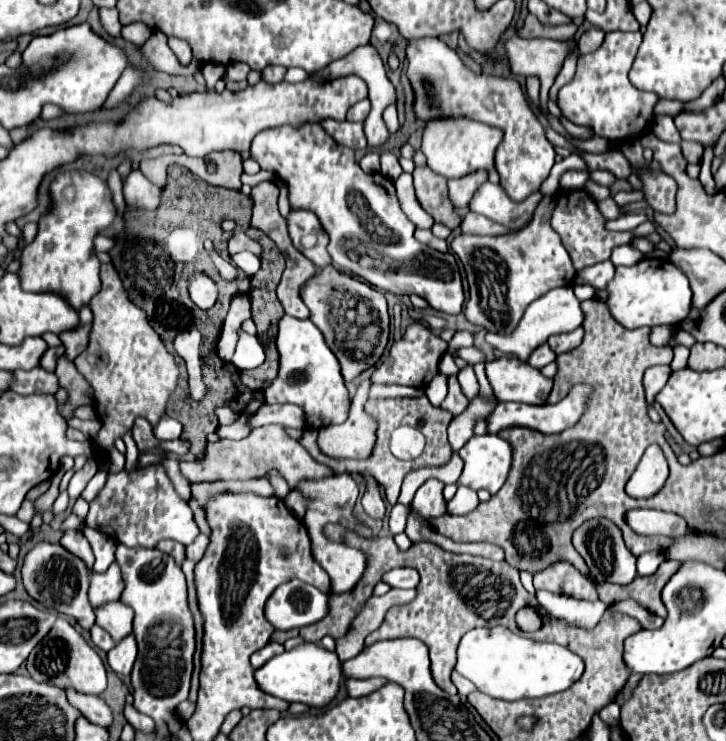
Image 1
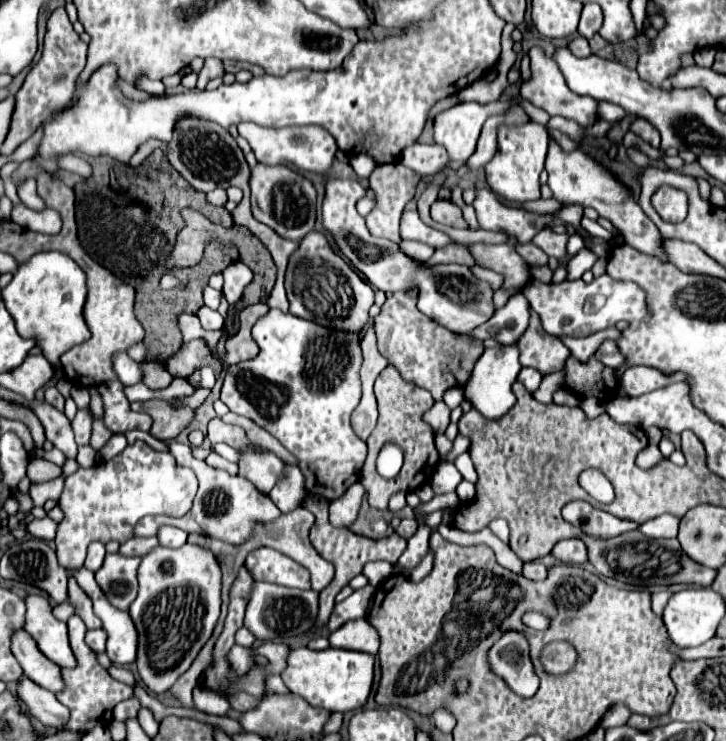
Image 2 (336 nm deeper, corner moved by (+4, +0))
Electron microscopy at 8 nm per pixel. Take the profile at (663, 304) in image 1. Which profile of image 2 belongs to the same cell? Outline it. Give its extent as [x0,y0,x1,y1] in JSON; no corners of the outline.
[523,275,651,337]

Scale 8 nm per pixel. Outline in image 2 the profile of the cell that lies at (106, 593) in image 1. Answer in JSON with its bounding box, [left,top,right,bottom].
[95,555,139,611]

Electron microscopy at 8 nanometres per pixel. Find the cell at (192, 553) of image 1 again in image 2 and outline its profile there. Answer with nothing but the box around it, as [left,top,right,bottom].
[157,527,187,547]

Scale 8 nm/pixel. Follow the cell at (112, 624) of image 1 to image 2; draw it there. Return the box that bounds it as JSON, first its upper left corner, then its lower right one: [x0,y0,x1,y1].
[69,577,103,629]

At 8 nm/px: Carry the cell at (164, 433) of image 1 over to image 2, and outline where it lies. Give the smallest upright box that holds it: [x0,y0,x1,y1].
[115,353,143,385]

